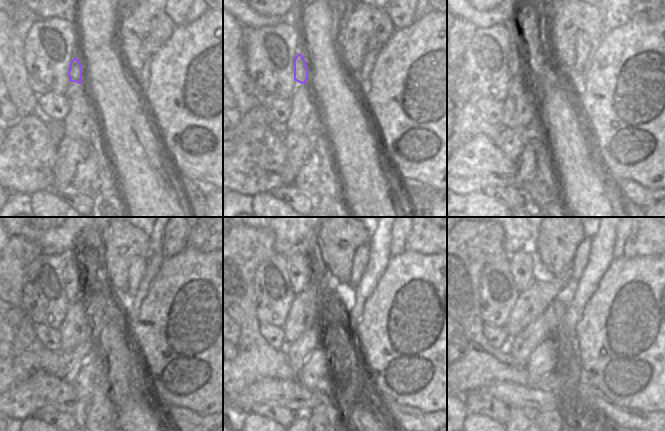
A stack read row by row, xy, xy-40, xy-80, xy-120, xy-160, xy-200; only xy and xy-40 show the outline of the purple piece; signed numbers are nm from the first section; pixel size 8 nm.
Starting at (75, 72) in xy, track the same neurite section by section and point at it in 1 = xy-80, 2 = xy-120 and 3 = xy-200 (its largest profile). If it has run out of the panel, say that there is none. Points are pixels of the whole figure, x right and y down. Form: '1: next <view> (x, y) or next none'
1: next xy-80 (518, 66)
2: next xy-120 (71, 274)
3: next xy-200 (521, 262)

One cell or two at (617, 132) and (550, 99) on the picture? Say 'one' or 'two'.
two

